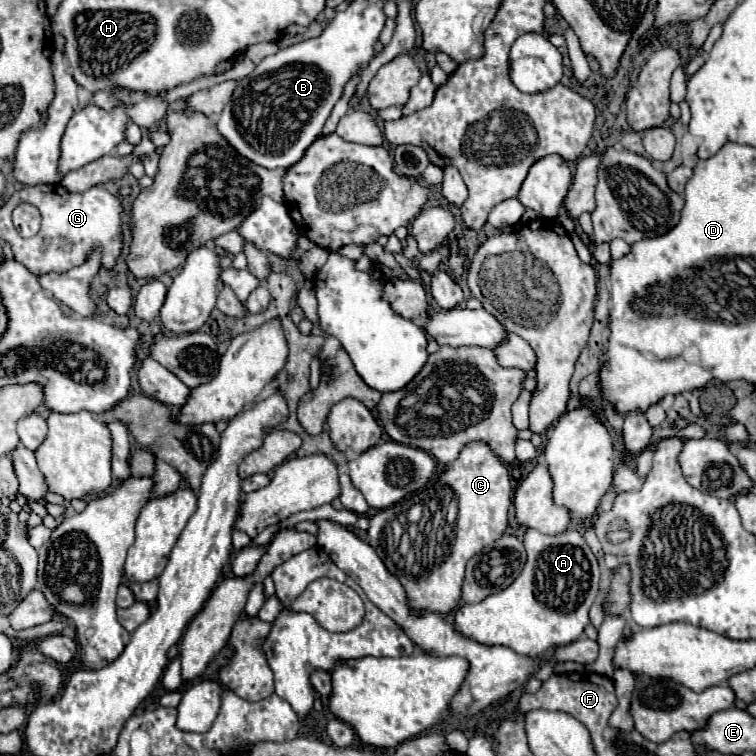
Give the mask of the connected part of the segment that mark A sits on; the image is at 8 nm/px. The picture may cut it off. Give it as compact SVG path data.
M527 529L523 545L527 551L527 561L521 575L507 589L483 599L481 603L459 607L455 611L455 627L479 643L501 643L523 655L545 655L549 649L573 643L583 635L589 625L589 609L599 591L601 573L595 555L577 529L567 529L561 535L543 535L535 529Z

